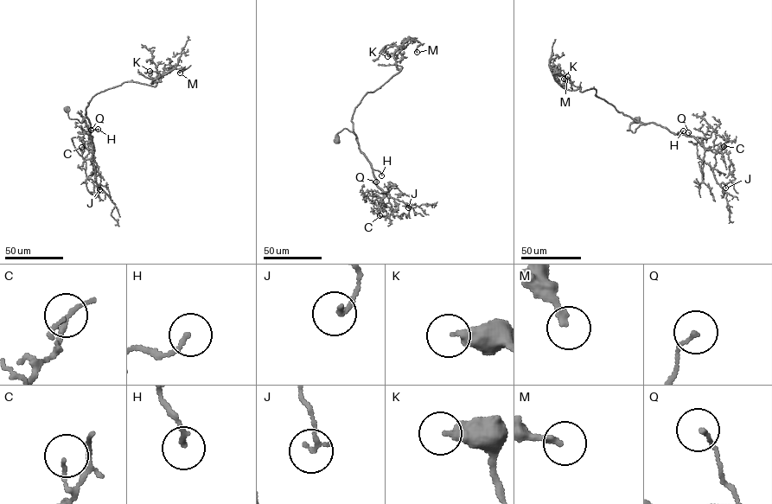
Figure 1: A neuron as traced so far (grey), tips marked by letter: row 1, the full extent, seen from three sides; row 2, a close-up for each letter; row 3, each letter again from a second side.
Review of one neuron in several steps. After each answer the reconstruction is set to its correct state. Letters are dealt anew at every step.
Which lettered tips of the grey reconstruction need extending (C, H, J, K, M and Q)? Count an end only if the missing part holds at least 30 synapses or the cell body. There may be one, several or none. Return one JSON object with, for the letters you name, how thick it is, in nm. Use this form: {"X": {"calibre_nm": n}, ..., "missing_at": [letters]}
{"missing_at": []}

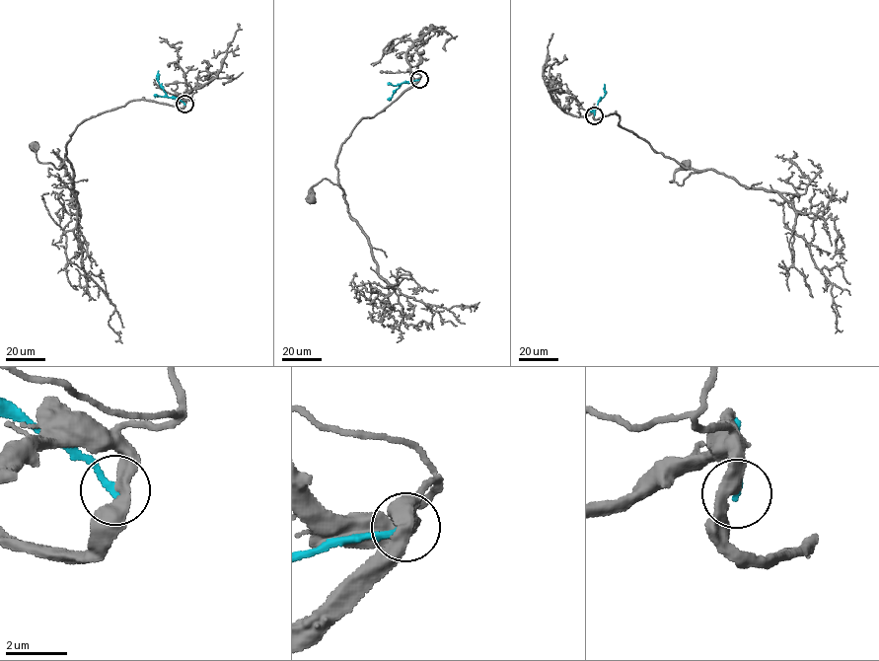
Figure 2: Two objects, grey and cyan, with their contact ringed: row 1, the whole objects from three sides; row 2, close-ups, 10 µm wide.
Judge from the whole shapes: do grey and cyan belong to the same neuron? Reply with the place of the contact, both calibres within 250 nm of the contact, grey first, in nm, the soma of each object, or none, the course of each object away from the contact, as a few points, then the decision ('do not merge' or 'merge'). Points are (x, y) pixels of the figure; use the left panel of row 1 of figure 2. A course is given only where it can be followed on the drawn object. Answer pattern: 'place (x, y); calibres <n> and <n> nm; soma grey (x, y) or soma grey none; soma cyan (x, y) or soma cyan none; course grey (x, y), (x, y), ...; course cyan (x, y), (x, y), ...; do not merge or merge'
place (184, 104); calibres 360 and 220 nm; soma grey (34, 146); soma cyan none; course grey (184, 104), (180, 108), (132, 100), (91, 116), (69, 135), (66, 159), (58, 169), (37, 159), (34, 146); course cyan (184, 104), (167, 95), (157, 80), (158, 70); merge

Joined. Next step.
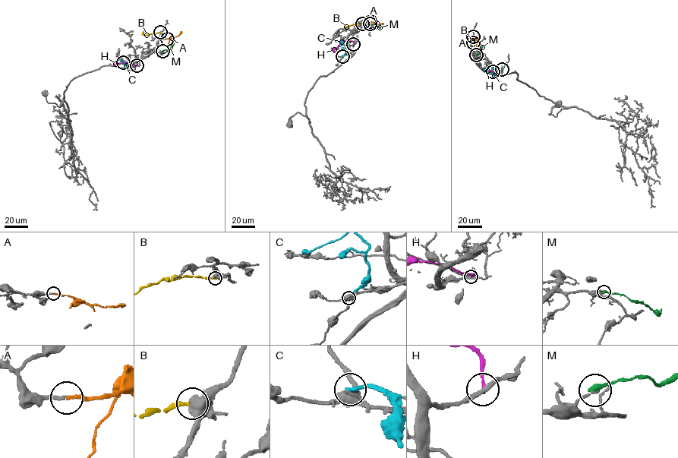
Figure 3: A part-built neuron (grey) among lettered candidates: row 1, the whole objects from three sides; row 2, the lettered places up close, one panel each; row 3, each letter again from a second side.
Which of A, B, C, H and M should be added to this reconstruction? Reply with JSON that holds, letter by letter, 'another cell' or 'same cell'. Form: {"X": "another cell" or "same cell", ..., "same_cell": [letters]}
{"A": "same cell", "B": "another cell", "C": "another cell", "H": "another cell", "M": "another cell", "same_cell": ["A"]}

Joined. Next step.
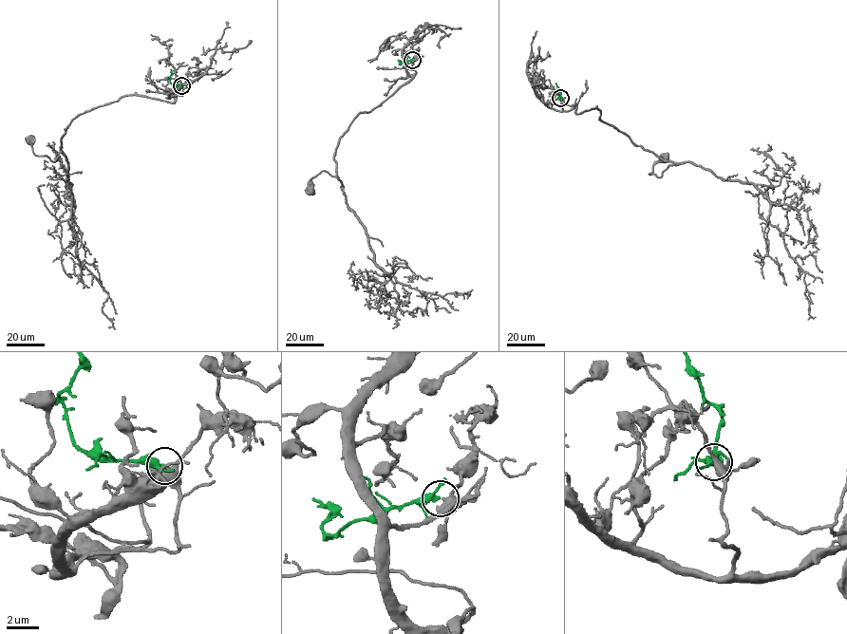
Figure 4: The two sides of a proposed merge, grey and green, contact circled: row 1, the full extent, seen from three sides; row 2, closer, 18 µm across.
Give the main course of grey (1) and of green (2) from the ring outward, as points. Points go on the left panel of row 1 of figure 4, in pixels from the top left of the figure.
1: (181, 85), (174, 102), (124, 95), (85, 110), (65, 129), (54, 161), (33, 152), (30, 139)
2: (181, 85), (170, 82), (171, 68)

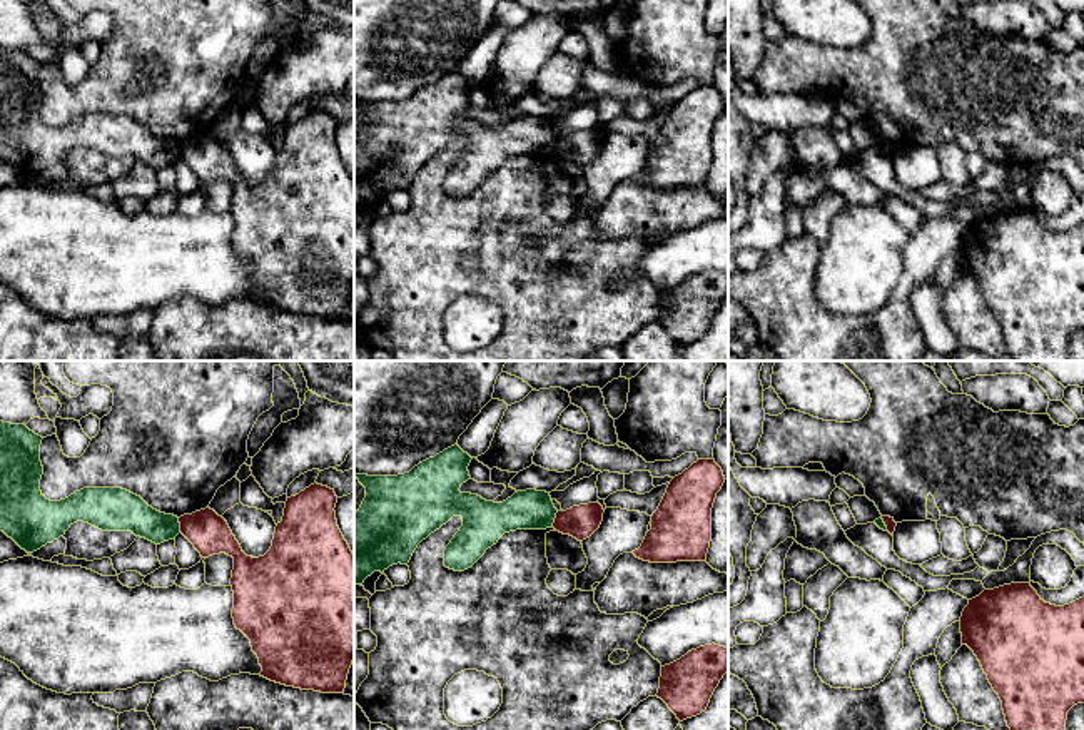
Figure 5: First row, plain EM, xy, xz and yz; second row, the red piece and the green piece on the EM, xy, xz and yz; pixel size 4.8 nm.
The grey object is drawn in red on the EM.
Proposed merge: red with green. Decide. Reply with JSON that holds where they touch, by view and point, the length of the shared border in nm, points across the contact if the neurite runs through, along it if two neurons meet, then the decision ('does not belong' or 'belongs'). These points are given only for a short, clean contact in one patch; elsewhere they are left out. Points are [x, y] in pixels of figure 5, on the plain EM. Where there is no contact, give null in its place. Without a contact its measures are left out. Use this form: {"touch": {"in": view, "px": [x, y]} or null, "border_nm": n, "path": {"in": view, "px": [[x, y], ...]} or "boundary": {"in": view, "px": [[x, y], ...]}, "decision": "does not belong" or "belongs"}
{"touch": {"in": "xy", "px": [181, 151]}, "border_nm": 70, "boundary": {"in": "xy", "px": [[177, 144], [181, 157]]}, "decision": "does not belong"}

